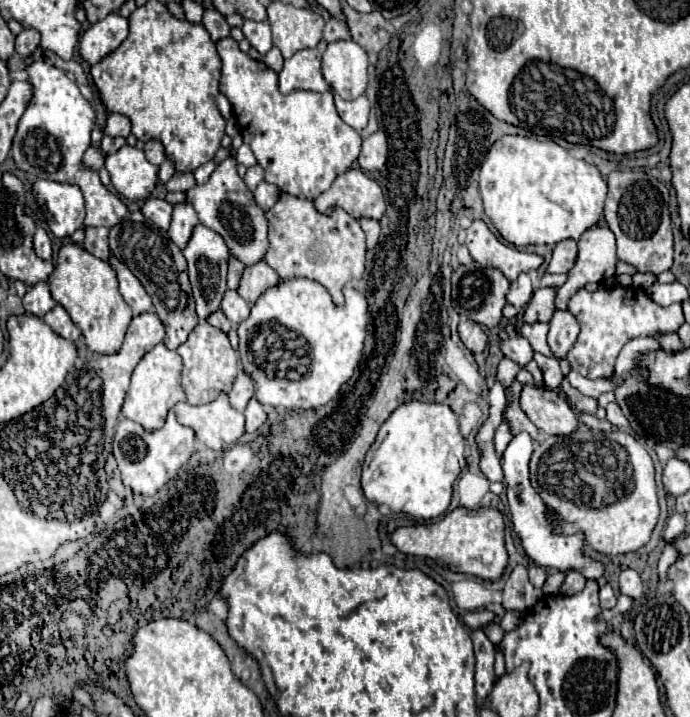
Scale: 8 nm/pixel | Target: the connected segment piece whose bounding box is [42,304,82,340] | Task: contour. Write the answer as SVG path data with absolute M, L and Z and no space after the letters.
M56 304L44 318L42 318L56 334L60 334L66 340L78 340L80 338L80 328L78 324L70 318L70 314L64 310L64 306Z

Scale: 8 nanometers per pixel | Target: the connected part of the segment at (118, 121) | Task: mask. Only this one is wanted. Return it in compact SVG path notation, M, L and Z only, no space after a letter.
M116 112L108 114L108 118L104 122L104 134L106 132L108 132L108 136L124 136L126 138L130 134L128 118L122 114L116 114Z

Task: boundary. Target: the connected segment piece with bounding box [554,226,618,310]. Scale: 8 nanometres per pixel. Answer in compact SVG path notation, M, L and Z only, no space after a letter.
M592 226L578 240L578 258L568 272L566 284L556 288L556 308L566 310L572 290L584 288L588 282L604 282L616 274L616 240L610 228Z

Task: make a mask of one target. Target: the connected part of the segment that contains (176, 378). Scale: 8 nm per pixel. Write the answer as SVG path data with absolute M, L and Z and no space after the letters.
M156 344L140 358L132 372L132 382L122 404L122 414L142 424L146 430L158 430L164 424L168 410L180 400L186 400L186 394L180 386L180 356L174 350L168 350L164 344Z

